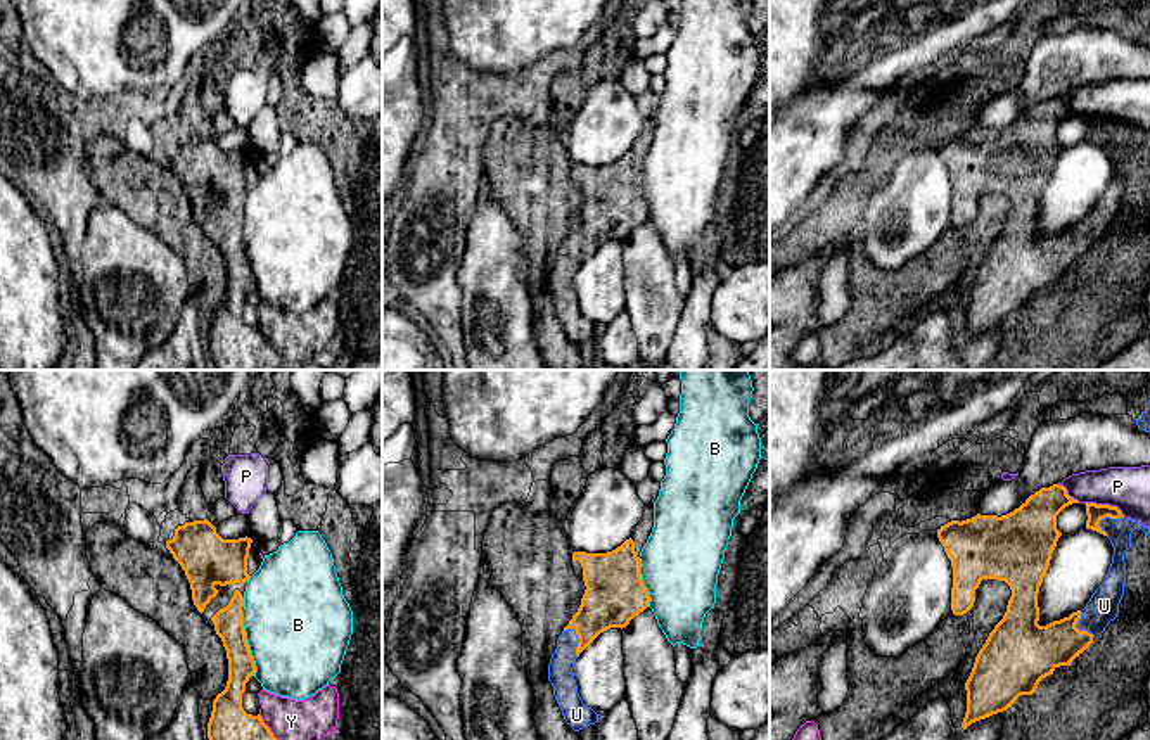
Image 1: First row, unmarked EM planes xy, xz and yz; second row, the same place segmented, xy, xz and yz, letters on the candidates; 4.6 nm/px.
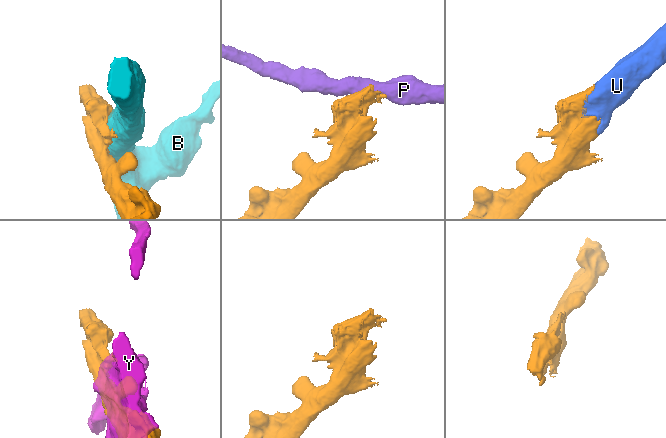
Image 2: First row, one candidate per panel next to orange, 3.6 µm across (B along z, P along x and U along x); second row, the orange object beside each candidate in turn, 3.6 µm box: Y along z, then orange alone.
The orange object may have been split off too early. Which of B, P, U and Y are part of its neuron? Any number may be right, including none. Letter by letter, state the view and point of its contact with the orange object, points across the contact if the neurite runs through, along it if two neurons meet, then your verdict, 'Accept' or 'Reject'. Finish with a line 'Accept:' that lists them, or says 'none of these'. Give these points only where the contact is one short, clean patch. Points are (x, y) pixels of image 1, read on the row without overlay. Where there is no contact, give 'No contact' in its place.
B: Touches orange at xy (246, 256). Reject
P: Touches orange at yz (1105, 118). Reject
U: Touches orange at yz (1109, 128). Accept
Y: Touches orange at xy (272, 348). Reject
Accept: U

